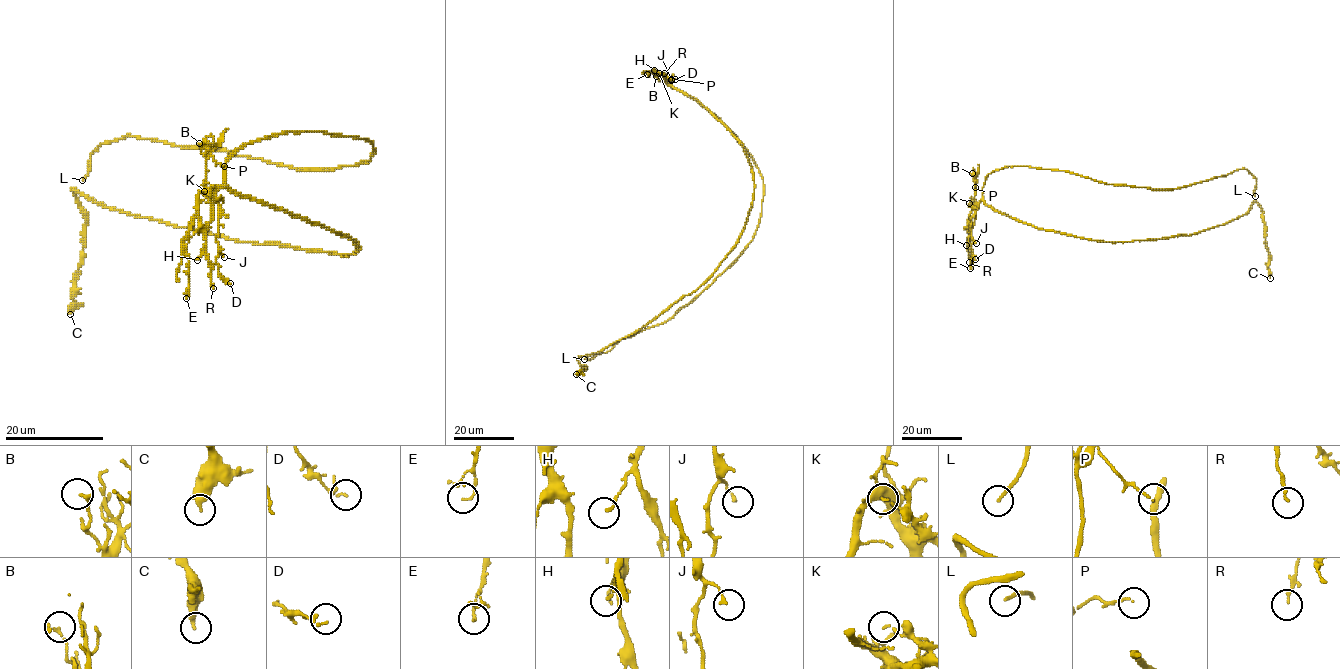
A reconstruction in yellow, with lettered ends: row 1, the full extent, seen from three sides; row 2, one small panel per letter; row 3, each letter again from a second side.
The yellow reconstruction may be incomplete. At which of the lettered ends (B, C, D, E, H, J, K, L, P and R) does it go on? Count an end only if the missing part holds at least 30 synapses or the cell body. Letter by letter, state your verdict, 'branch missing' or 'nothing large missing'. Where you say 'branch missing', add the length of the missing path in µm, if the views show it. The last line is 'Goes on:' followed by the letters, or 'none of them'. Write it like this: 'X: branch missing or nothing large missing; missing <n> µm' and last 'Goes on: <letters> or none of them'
B: nothing large missing
C: nothing large missing
D: nothing large missing
E: nothing large missing
H: nothing large missing
J: nothing large missing
K: nothing large missing
L: branch missing; missing 70 µm
P: nothing large missing
R: nothing large missing
Goes on: L

